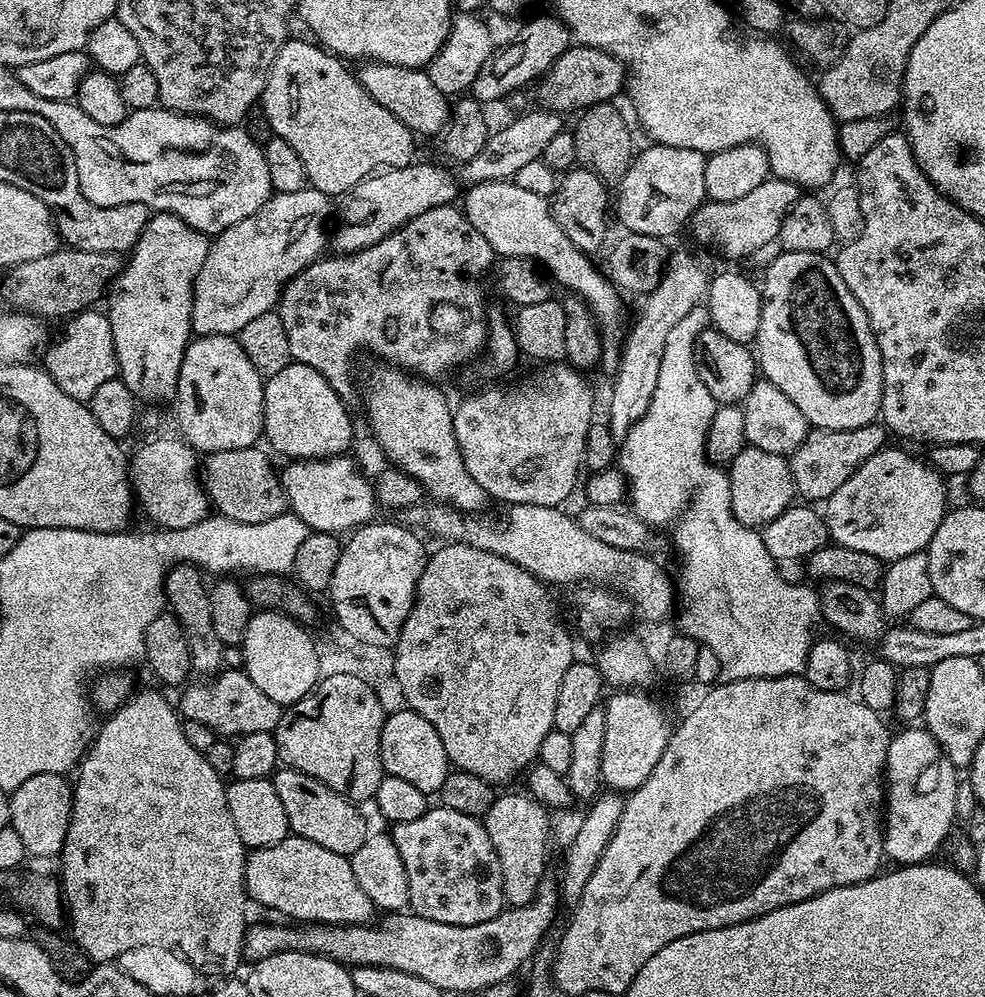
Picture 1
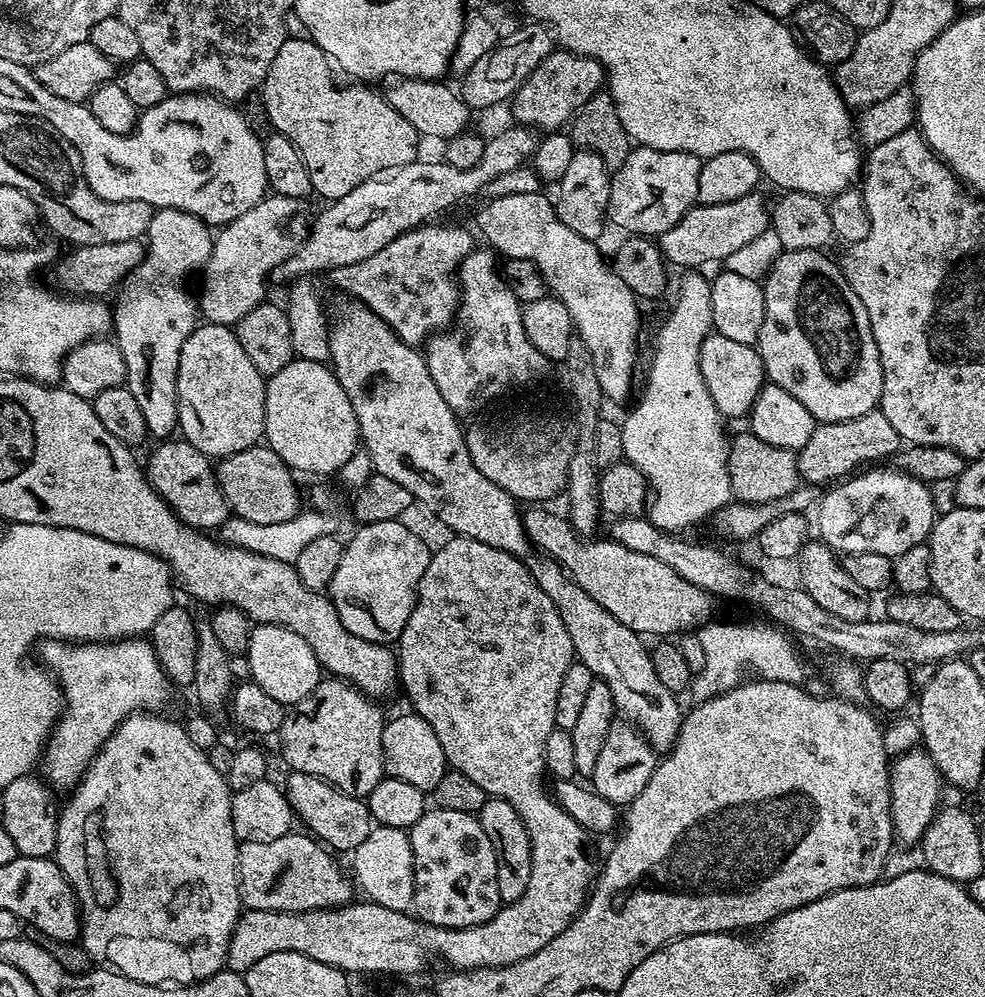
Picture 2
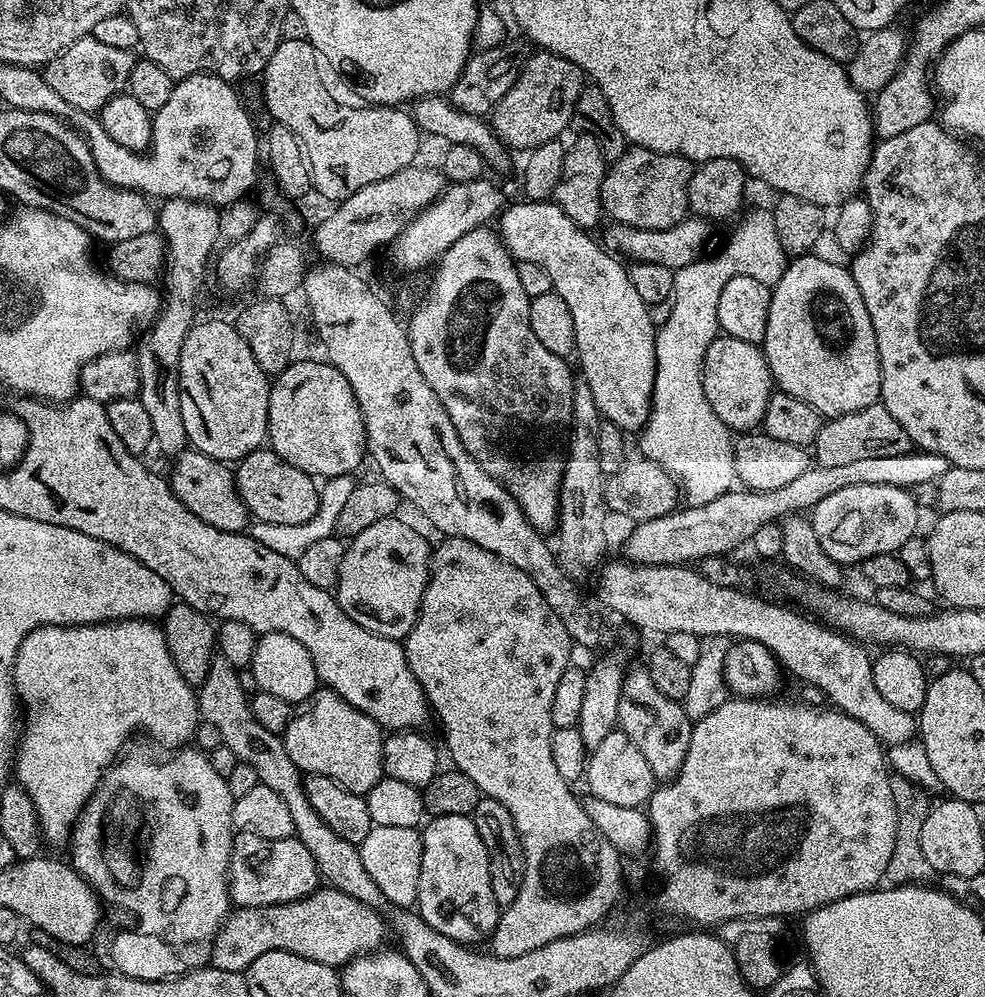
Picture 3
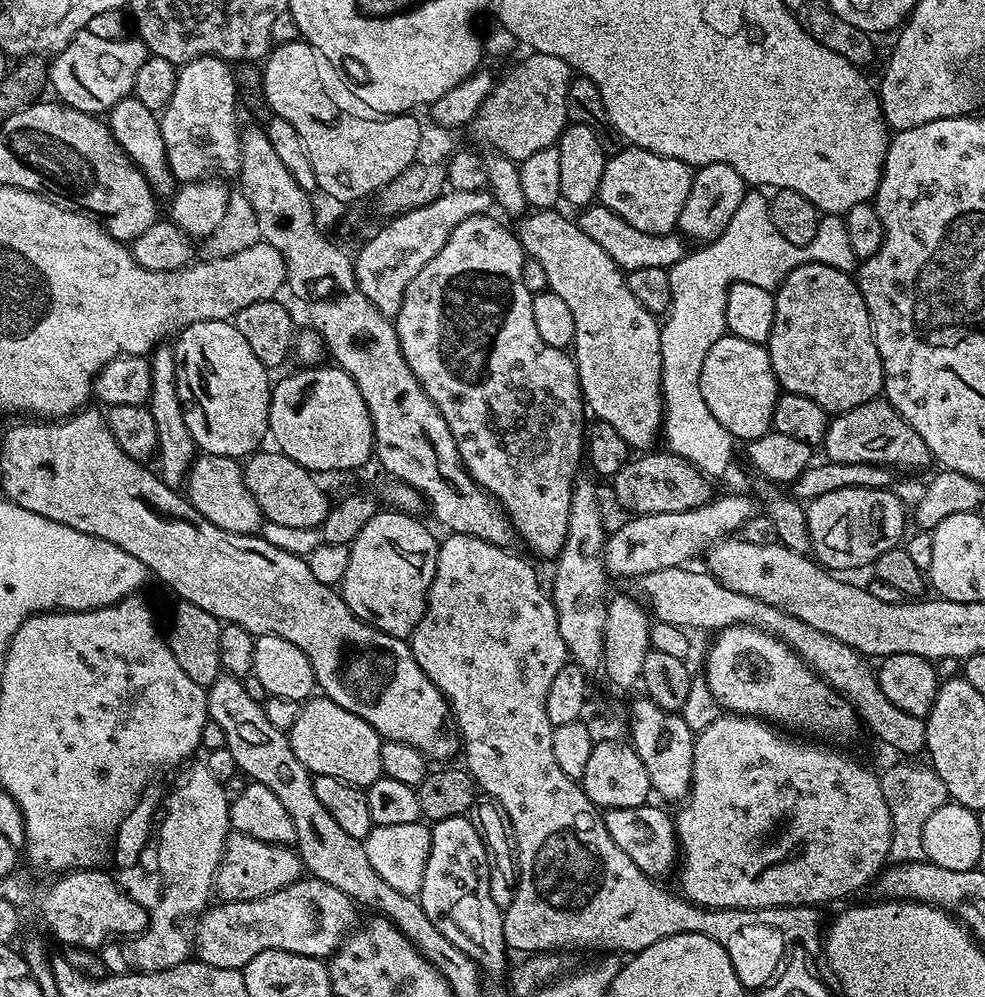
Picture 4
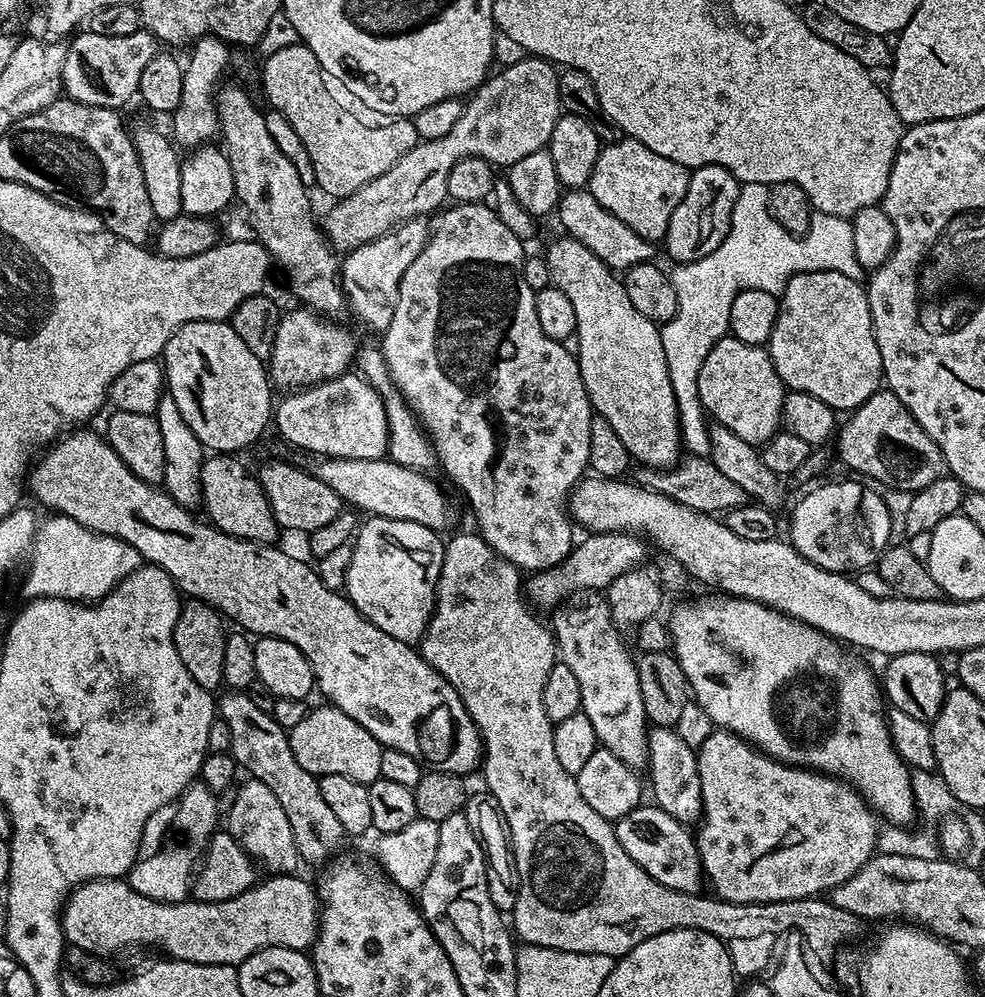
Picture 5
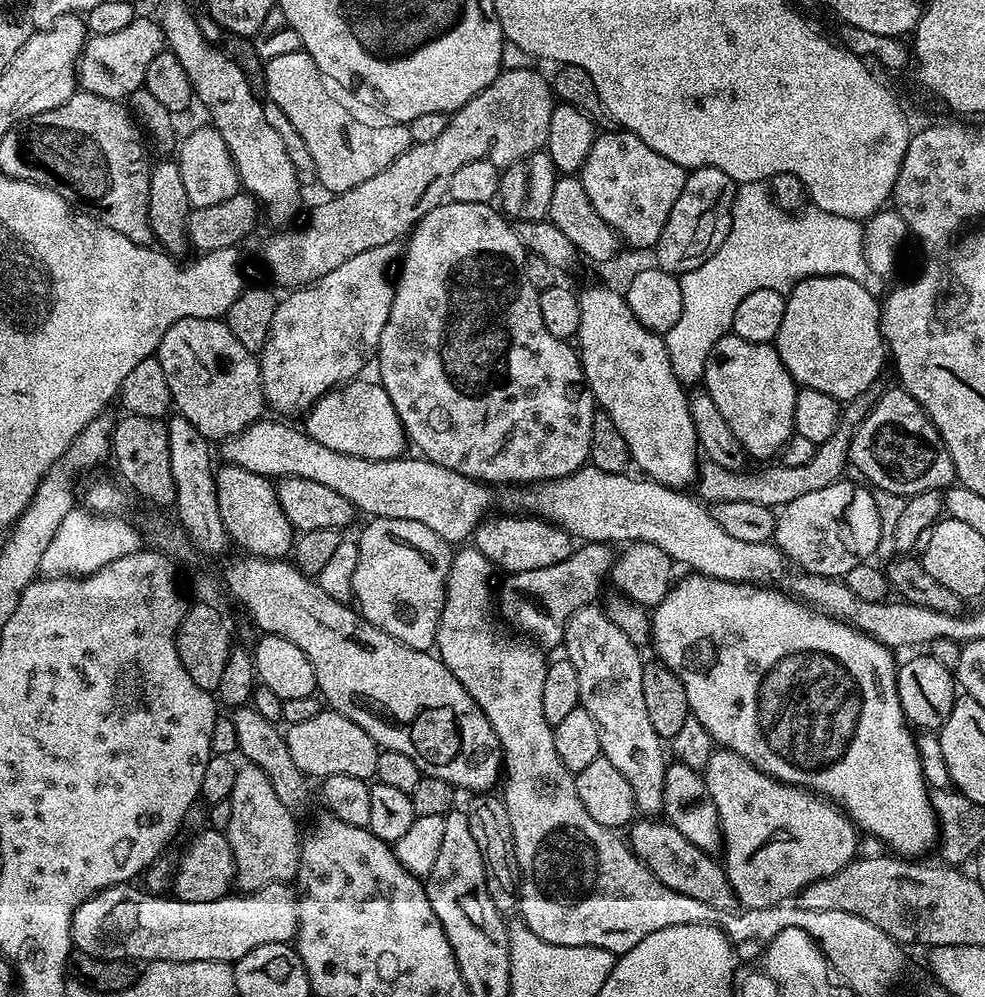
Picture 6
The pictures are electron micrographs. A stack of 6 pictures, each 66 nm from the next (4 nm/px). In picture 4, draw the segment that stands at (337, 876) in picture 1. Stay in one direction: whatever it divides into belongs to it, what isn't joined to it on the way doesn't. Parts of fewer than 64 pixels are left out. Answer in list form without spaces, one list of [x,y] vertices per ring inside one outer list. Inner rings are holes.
[[[229,831],[224,843],[224,853],[216,871],[214,892],[221,901],[253,900],[274,890],[282,890],[301,879],[300,853],[288,844],[271,844],[254,838],[248,832]]]

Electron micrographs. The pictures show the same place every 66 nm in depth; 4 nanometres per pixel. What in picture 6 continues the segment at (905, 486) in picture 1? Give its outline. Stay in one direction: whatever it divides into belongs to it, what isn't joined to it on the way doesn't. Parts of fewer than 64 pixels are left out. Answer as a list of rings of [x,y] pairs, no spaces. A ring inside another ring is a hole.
[[[841,478],[838,483],[814,490],[803,498],[794,498],[794,502],[779,509],[774,543],[783,552],[785,561],[792,563],[793,560],[800,567],[797,569],[809,576],[836,578],[869,559],[868,540],[876,540],[880,536],[880,508],[871,496],[873,493],[863,483],[860,484],[851,484],[848,478]]]

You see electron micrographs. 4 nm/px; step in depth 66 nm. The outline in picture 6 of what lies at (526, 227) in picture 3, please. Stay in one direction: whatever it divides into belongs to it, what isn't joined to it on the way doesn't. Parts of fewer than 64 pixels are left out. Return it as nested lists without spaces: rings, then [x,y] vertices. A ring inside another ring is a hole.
[[[604,284],[581,291],[579,297],[582,322],[578,333],[578,355],[580,365],[584,367],[584,380],[599,411],[608,415],[614,426],[618,426],[622,438],[626,438],[626,446],[630,446],[632,464],[640,467],[647,479],[656,480],[668,488],[687,489],[696,478],[698,445],[694,422],[690,418],[690,396],[685,385],[674,374],[674,366],[670,366],[670,354],[664,345],[663,335],[646,330],[646,326],[634,318],[623,295]]]

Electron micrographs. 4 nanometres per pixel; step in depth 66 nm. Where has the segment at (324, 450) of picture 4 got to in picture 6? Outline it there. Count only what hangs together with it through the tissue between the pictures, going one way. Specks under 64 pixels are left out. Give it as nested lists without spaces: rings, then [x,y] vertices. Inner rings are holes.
[[[365,378],[348,381],[347,384],[333,388],[316,401],[303,417],[303,431],[308,433],[314,442],[330,446],[342,454],[350,454],[367,460],[398,460],[405,455],[406,437],[404,427],[390,402],[390,394],[379,382],[372,384]]]

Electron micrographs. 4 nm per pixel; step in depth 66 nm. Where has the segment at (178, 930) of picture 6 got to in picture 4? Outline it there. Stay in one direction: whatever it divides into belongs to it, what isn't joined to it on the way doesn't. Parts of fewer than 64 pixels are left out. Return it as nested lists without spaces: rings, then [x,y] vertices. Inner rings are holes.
[[[86,868],[83,870],[73,870],[57,875],[40,893],[36,896],[36,908],[40,911],[40,916],[44,919],[46,927],[52,931],[52,936],[56,940],[61,940],[61,945],[70,948],[90,948],[99,949],[100,943],[108,935],[120,936],[119,938],[131,938],[138,932],[143,932],[144,927],[148,925],[148,911],[138,902],[123,892],[123,889],[112,880],[106,873],[100,872],[96,868]],[[301,878],[262,898],[213,903],[195,921],[194,956],[203,964],[241,970],[266,950],[328,958],[353,931],[356,911],[357,905],[338,886]]]

